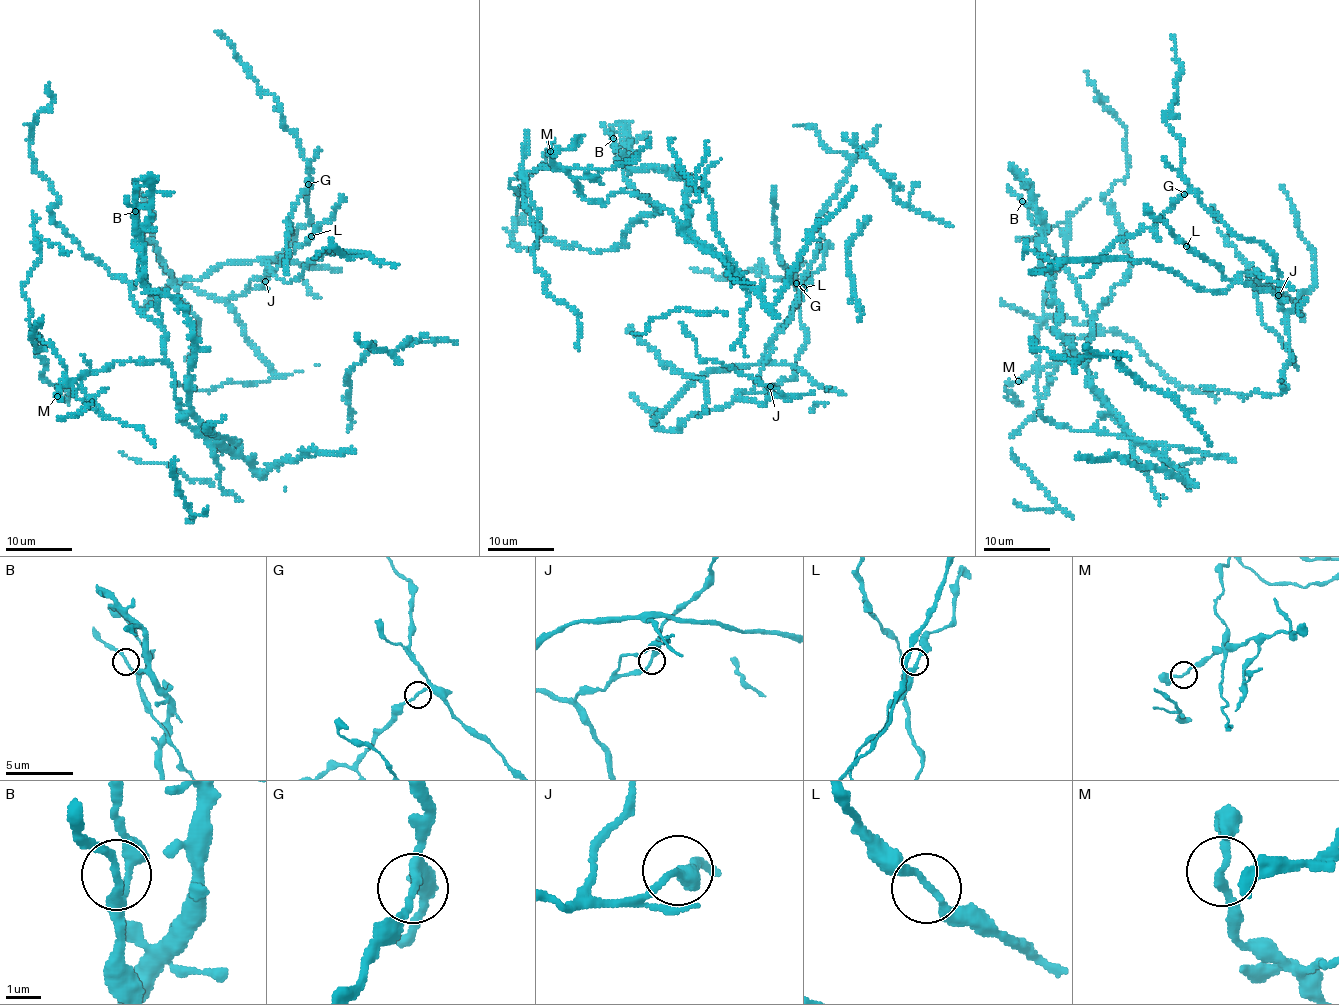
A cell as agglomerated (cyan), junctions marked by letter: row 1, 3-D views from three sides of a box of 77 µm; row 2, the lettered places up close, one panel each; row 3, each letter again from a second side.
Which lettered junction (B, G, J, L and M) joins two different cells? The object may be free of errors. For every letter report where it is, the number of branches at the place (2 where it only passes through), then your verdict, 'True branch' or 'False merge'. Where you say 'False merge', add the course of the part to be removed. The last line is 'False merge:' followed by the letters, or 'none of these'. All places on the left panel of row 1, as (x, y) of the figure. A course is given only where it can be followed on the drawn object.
B: Place: (135, 211). Branches: 2. True branch
G: Place: (308, 184). Branches: 2. True branch
J: Place: (265, 281). Branches: 2. True branch
L: Place: (311, 236). Branches: 2. True branch
M: Place: (57, 396). Branches: 2. True branch
False merge: none of these

